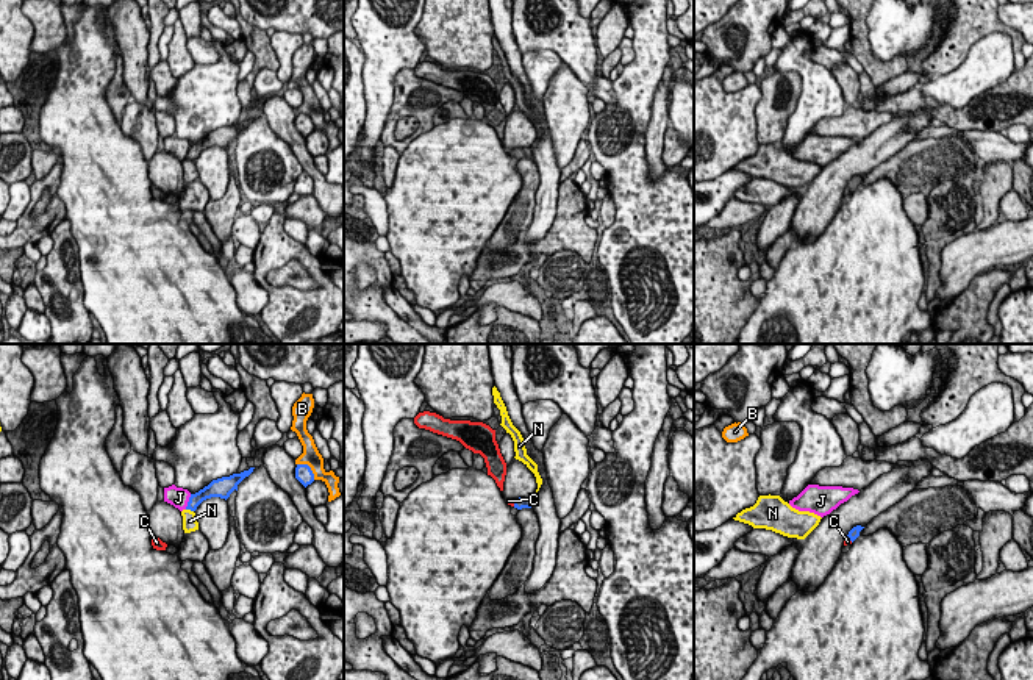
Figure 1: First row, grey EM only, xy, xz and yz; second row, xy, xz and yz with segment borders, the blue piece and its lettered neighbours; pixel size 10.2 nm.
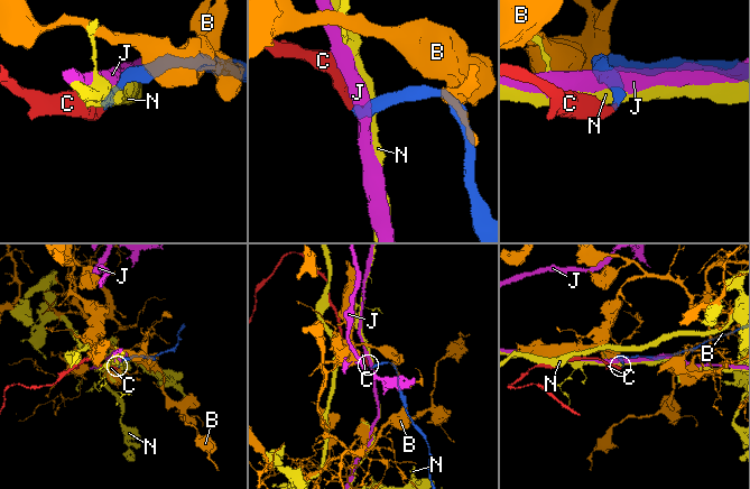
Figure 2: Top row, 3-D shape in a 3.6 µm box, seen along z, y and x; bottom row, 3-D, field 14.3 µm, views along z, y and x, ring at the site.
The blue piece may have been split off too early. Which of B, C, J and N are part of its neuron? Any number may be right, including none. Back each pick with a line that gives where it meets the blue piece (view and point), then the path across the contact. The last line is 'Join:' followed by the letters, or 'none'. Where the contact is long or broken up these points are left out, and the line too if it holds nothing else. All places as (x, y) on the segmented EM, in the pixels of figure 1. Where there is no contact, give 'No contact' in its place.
C: Touches blue at xz (514, 502). Path across: xz (521, 502), (514, 502), (508, 501)
Join: C

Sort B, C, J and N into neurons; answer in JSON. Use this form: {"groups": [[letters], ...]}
{"groups": [["B"], ["C"], ["J"], ["N"]]}

